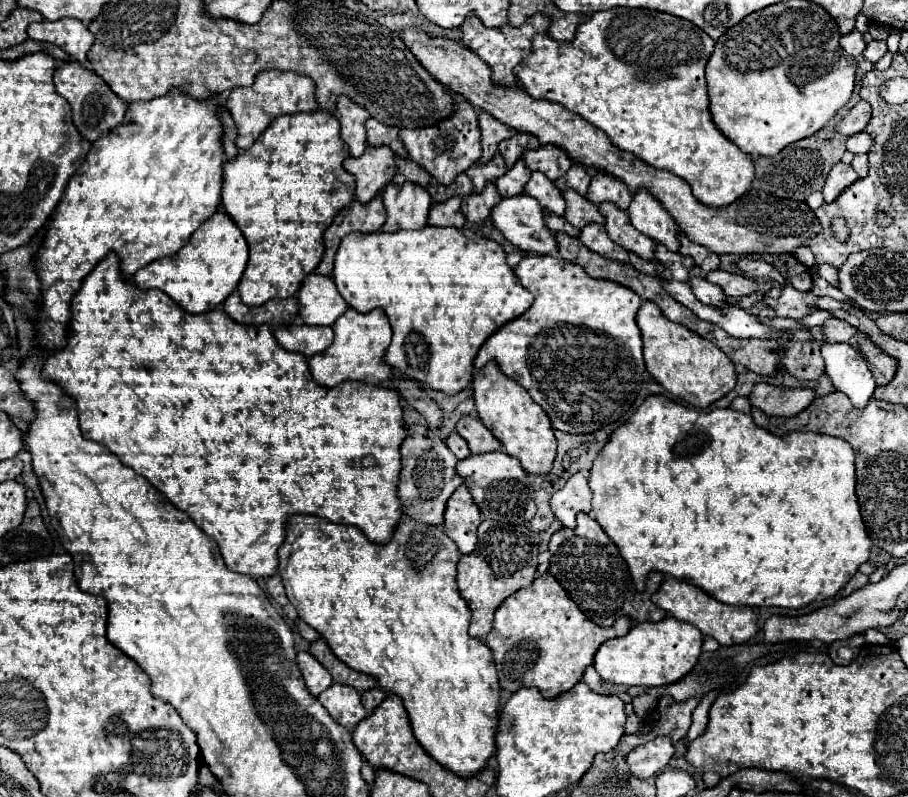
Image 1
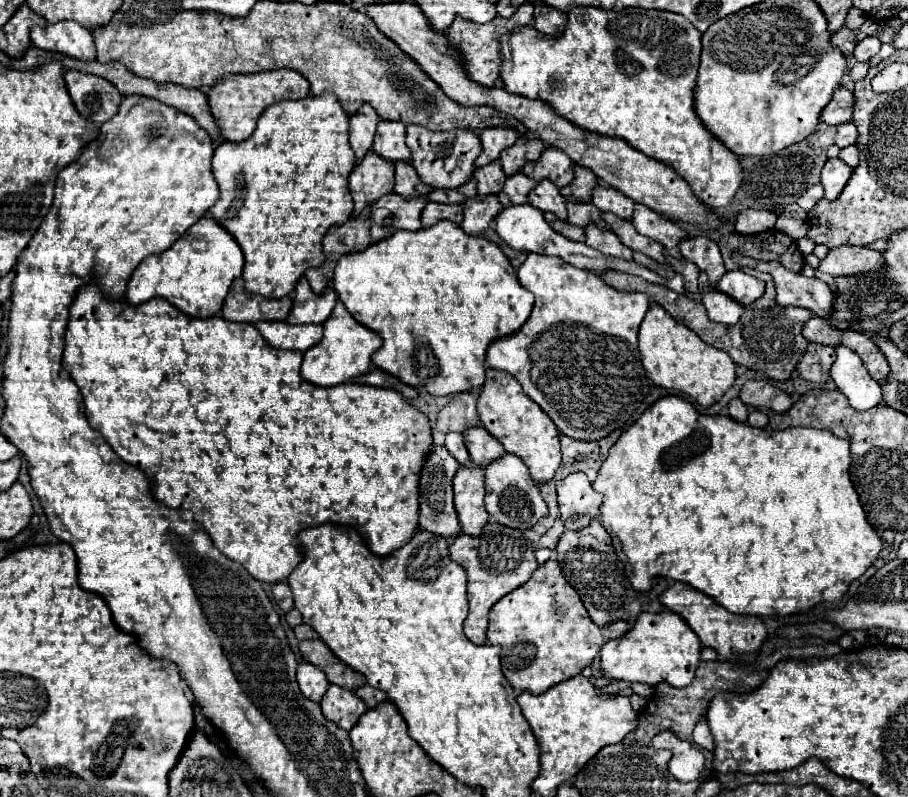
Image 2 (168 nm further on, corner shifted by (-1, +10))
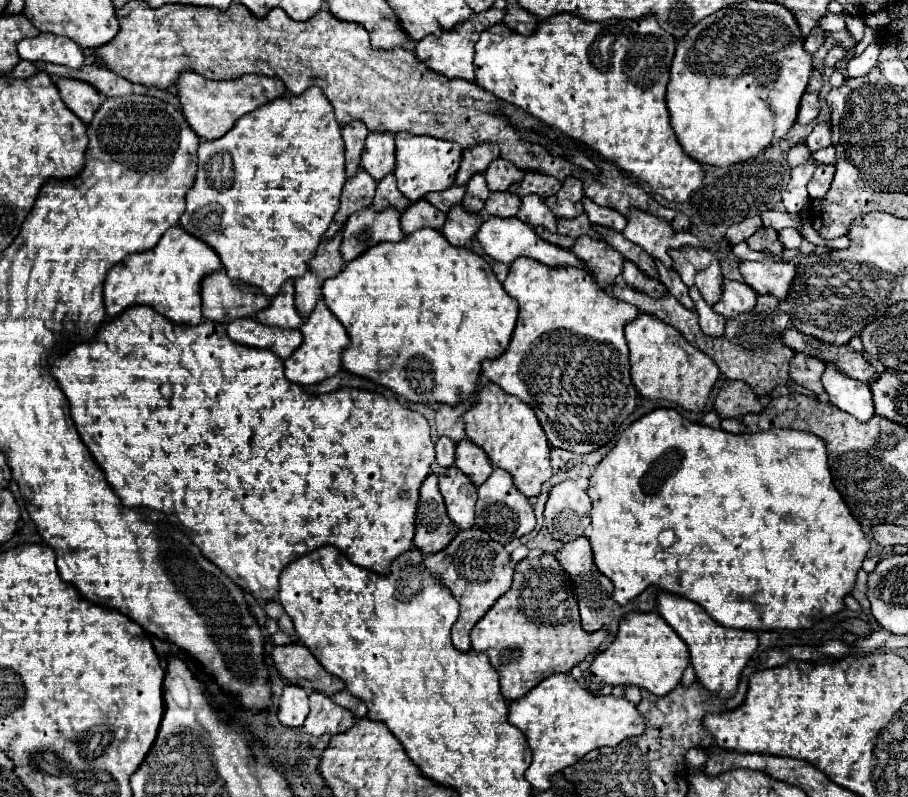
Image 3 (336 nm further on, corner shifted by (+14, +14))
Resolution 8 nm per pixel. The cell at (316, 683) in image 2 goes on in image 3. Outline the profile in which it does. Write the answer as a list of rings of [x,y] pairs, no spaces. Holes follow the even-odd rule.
[[[287,684],[279,700],[279,712],[277,712],[279,724],[291,730],[301,730],[307,714],[309,714],[307,692],[303,688]]]

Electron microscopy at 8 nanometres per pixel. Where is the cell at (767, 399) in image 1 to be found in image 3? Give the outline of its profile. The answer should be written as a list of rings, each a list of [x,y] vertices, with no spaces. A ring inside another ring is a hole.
[[[727,382],[715,400],[715,412],[719,418],[739,418],[761,410],[757,396],[745,382]]]

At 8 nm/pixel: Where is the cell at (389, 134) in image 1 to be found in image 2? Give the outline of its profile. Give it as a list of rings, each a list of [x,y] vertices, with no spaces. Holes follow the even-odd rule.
[[[380,120],[378,130],[374,136],[372,150],[388,160],[410,160],[410,150],[404,144],[406,138],[406,124],[394,120]]]

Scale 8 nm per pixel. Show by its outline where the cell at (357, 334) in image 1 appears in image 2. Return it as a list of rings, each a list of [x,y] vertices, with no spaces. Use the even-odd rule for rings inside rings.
[[[338,300],[330,318],[324,322],[322,340],[314,348],[304,352],[300,374],[304,380],[318,386],[336,386],[340,382],[350,382],[370,370],[372,354],[380,348],[380,344],[382,344],[380,334],[372,332],[370,328],[364,328],[364,324],[360,326],[360,322],[356,322],[354,316]]]

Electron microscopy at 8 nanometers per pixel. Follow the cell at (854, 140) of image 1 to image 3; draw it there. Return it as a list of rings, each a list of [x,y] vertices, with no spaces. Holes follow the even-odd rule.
[[[819,122],[815,126],[815,130],[807,138],[807,148],[811,152],[817,152],[817,150],[821,150],[825,146],[831,146],[831,126],[827,122]]]

